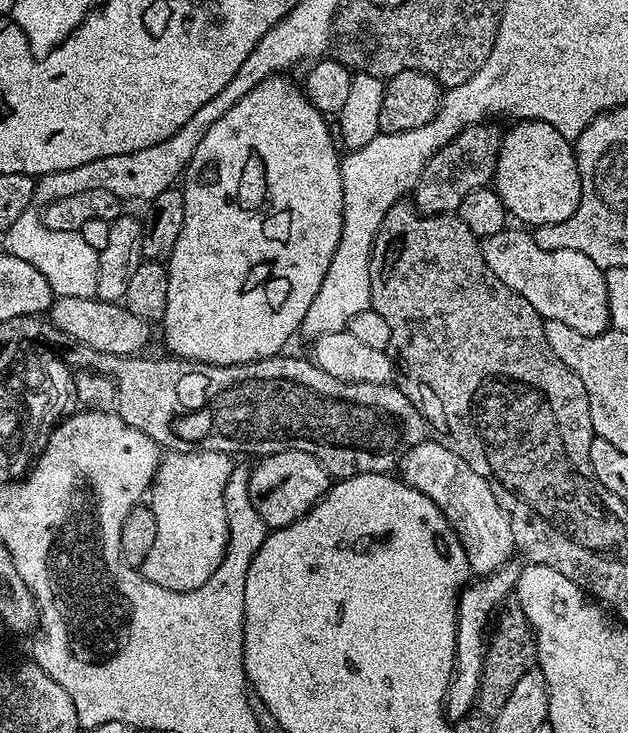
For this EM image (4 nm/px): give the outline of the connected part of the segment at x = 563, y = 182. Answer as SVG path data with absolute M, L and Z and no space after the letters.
M522 120L500 137L494 177L496 193L502 198L509 217L517 216L521 225L566 222L578 210L580 201L580 175L573 145L550 122Z

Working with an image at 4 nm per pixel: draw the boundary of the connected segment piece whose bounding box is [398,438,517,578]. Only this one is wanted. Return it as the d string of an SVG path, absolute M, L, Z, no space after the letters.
M426 438L400 459L398 476L414 490L426 494L426 498L430 498L430 502L434 502L452 523L464 548L468 567L477 577L491 576L511 561L508 559L512 552L514 556L517 547L508 516L502 506L498 506L498 498L494 490L490 490L486 478L482 478L482 474L474 474L474 470L470 470L454 450L440 443L439 439Z

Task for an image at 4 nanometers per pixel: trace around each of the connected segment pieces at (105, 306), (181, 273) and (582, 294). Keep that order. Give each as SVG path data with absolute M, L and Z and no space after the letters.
M56 296L52 301L50 319L58 330L70 334L70 338L90 346L96 352L135 356L143 353L143 348L148 344L149 325L134 318L127 308L111 300L90 296Z
M273 74L267 76L265 80L258 82L258 86L254 86L254 90L250 90L250 94L246 94L246 98L238 98L238 102L234 102L234 106L230 106L230 110L226 110L226 114L222 114L222 118L218 118L218 122L214 122L214 126L210 126L210 130L206 130L206 138L202 138L202 142L198 142L198 150L194 150L194 158L190 158L188 167L182 173L182 191L184 194L184 205L186 206L186 218L184 219L182 234L178 234L178 242L174 242L174 250L166 261L168 285L166 286L166 314L162 321L164 344L172 351L169 353L173 357L181 360L193 360L195 364L234 366L235 364L249 364L255 360L265 360L271 356L281 355L287 349L284 347L287 346L288 339L300 332L302 322L306 318L306 310L310 310L310 302L314 302L314 294L318 294L318 290L322 286L322 278L326 278L326 270L330 270L330 258L334 258L334 250L338 250L338 238L342 234L342 214L344 213L342 178L340 177L342 156L330 138L329 121L326 119L325 113L319 112L312 105L307 96L304 95L303 87L297 81L295 84L294 81L287 80L284 76L287 75Z
M515 227L483 237L486 264L494 274L522 294L544 320L566 322L566 326L587 336L601 336L609 331L612 315L608 309L605 269L590 262L586 254L578 254L578 250L542 250L527 231Z

